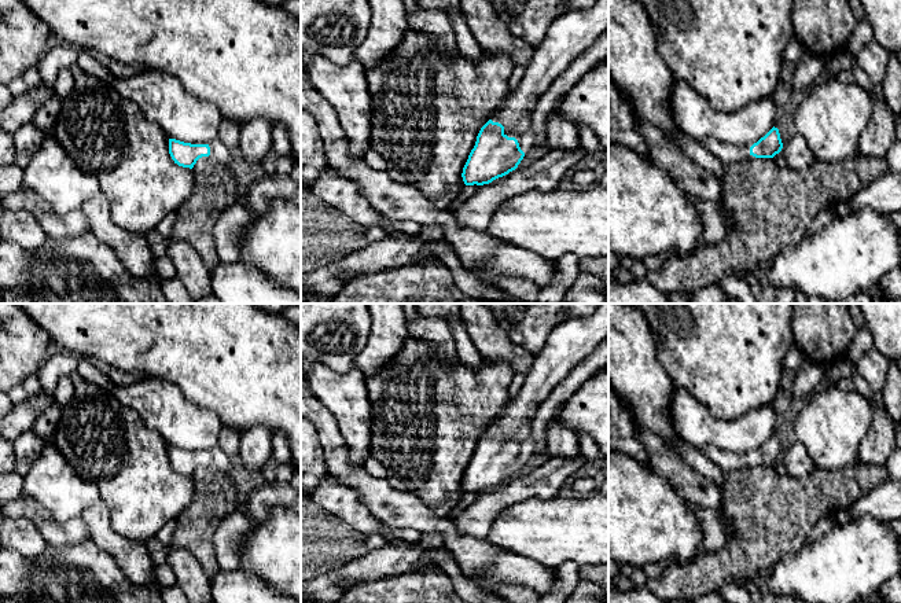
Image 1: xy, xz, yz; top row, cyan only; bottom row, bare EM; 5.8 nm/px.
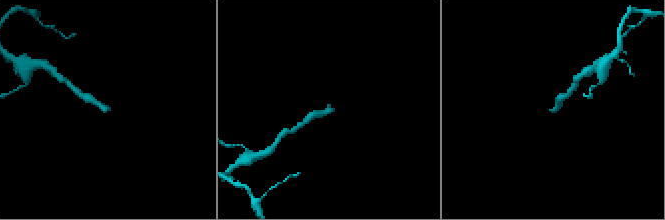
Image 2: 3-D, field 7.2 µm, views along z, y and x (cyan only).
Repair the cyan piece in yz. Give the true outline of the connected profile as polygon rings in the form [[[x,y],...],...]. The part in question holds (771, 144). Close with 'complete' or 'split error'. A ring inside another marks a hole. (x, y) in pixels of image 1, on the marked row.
[[[775,126],[750,148],[728,144],[713,137],[703,139],[700,144],[724,166],[742,162],[747,155],[755,158],[773,158],[783,148],[779,129]]] | split error

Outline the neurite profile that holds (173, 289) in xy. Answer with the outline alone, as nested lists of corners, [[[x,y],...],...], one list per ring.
[[[177,276],[163,280],[161,288],[170,304],[195,304]]]

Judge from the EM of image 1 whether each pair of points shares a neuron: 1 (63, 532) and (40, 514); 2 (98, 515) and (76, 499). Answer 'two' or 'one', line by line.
1: one
2: two

